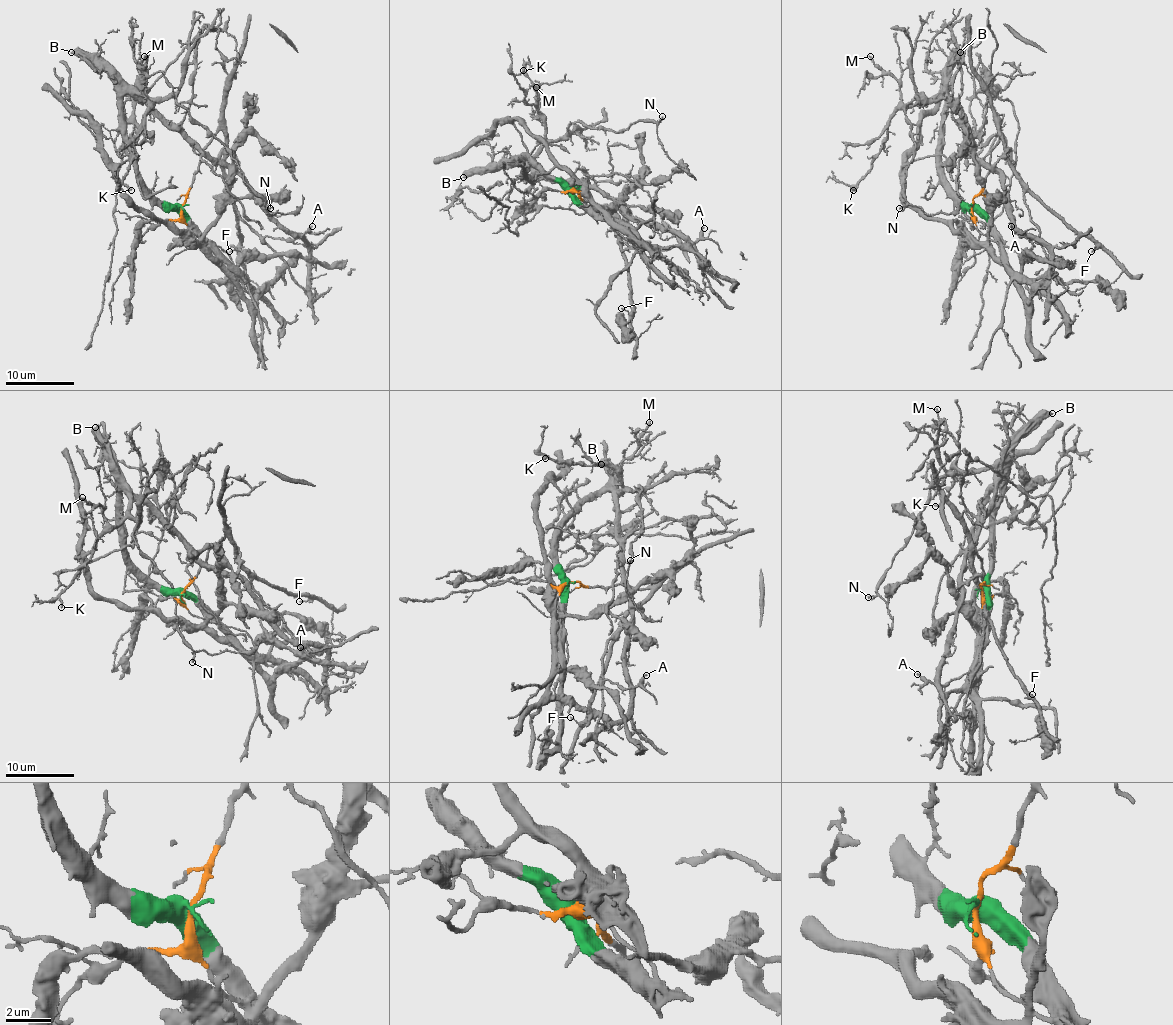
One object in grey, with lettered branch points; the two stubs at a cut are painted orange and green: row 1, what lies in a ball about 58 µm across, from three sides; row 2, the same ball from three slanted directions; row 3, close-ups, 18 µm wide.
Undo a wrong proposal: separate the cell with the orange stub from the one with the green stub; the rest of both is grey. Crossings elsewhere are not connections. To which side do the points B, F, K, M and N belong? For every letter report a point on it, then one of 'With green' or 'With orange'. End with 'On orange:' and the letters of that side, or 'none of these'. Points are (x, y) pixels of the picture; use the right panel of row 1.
B: Place: (960, 52). With green
F: Place: (1091, 251). With orange
K: Place: (853, 190). With green
M: Place: (870, 56). With green
N: Place: (899, 208). With green
On orange: F

